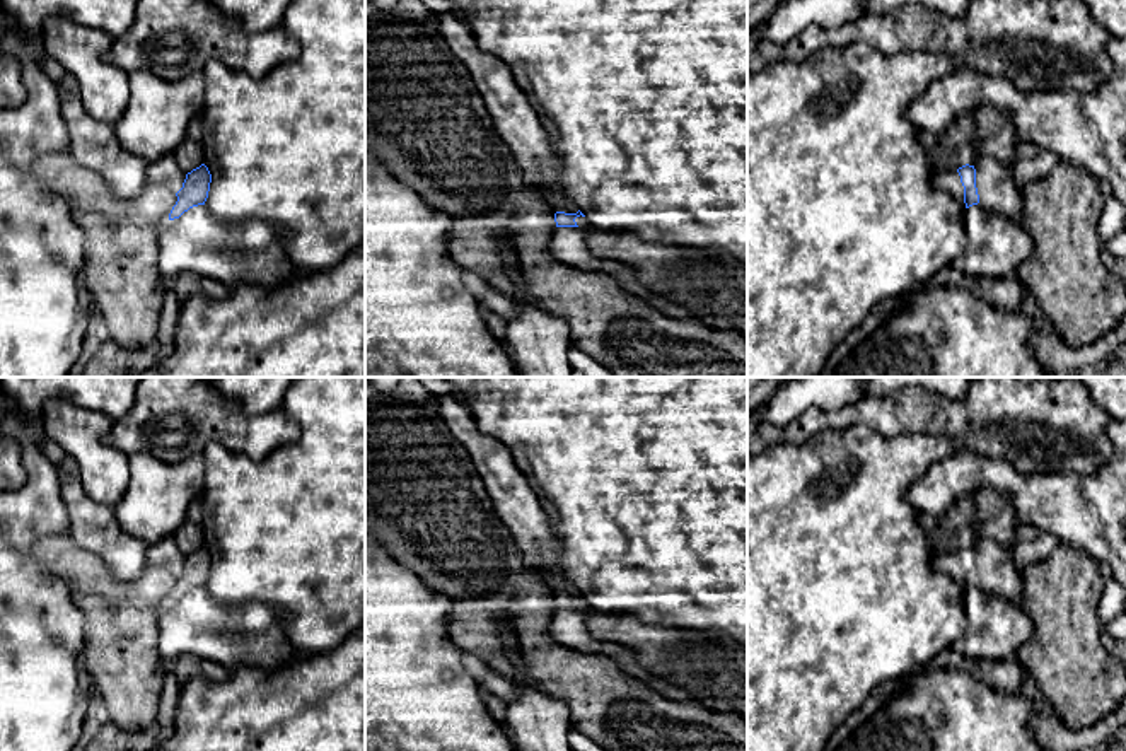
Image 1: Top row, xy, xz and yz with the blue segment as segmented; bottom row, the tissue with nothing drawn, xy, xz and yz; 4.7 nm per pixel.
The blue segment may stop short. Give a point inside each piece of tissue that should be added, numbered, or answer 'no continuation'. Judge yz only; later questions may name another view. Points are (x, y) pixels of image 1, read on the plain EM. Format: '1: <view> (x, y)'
1: yz (949, 564)
2: yz (995, 565)

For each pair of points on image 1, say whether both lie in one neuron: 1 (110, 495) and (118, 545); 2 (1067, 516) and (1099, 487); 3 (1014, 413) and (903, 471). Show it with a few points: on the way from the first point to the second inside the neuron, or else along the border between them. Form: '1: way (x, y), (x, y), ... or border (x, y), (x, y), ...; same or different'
1: border (81, 480), (82, 490), (89, 497), (111, 507); different
2: way (1077, 511), (1087, 511), (1099, 497); same
3: border (917, 434), (946, 436), (961, 451); different

